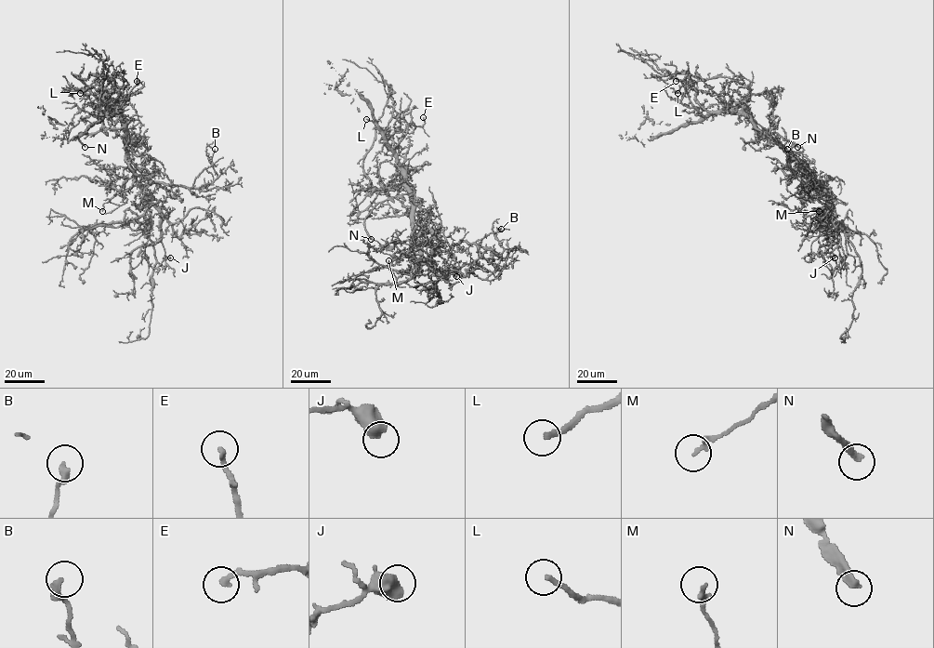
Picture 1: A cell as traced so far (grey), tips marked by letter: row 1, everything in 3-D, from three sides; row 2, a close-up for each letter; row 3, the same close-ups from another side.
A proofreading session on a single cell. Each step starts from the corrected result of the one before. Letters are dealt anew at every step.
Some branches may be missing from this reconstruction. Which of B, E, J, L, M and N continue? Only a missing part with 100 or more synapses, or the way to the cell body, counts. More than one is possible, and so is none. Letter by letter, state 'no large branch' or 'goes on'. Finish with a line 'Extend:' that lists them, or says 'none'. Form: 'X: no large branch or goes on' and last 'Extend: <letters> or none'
B: no large branch
E: no large branch
J: no large branch
L: no large branch
M: no large branch
N: goes on
Extend: N

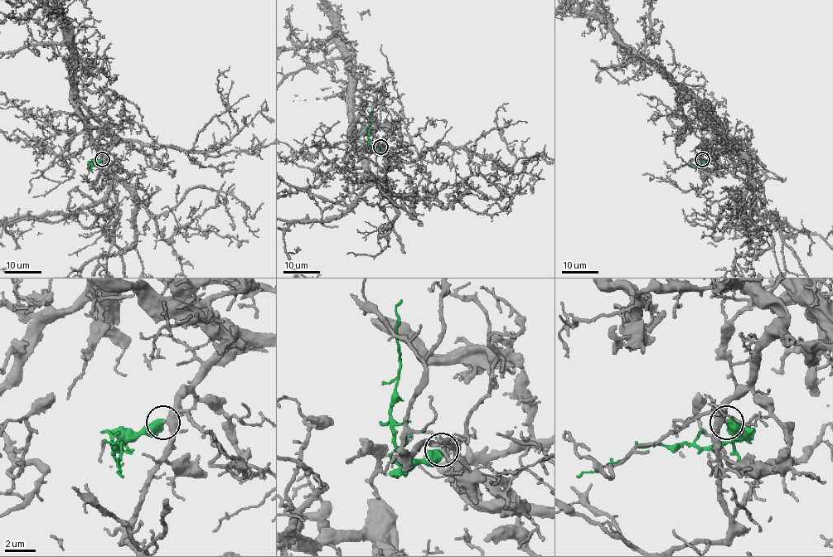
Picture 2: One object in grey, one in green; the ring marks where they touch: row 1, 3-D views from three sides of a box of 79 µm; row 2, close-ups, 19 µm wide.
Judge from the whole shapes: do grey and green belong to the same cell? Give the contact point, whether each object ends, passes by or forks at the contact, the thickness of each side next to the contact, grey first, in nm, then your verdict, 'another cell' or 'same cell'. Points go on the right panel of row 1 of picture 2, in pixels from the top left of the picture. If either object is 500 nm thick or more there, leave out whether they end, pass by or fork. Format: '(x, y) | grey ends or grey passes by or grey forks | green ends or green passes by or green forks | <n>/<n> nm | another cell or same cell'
(702, 159) | 380/550 nm | same cell

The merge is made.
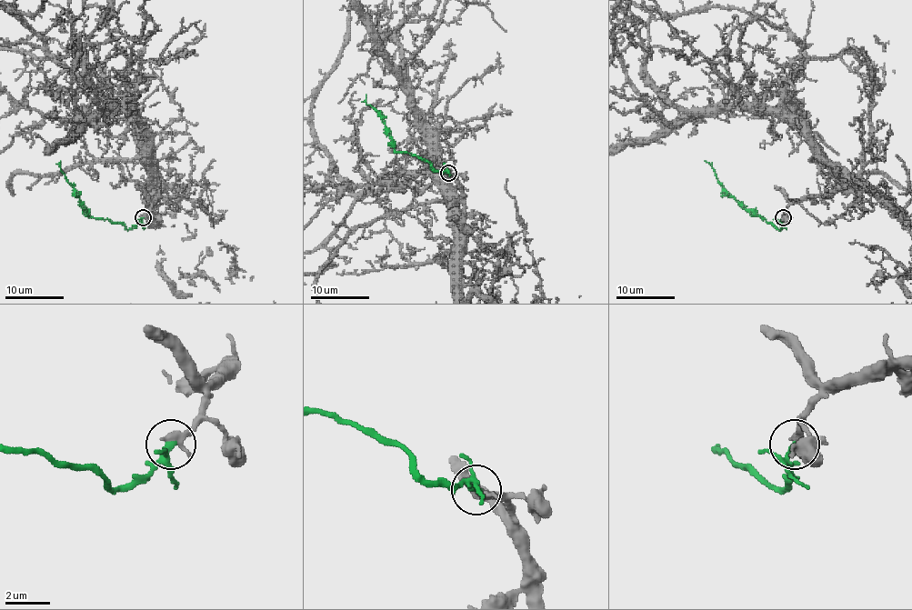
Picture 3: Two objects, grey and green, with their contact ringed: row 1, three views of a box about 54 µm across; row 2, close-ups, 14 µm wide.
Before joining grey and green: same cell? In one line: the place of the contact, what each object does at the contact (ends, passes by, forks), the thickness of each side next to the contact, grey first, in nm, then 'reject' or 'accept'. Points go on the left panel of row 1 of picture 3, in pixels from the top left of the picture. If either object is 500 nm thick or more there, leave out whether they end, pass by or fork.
place (143, 217); grey passes by; green forks; calibres 320 and 160 nm; accept

